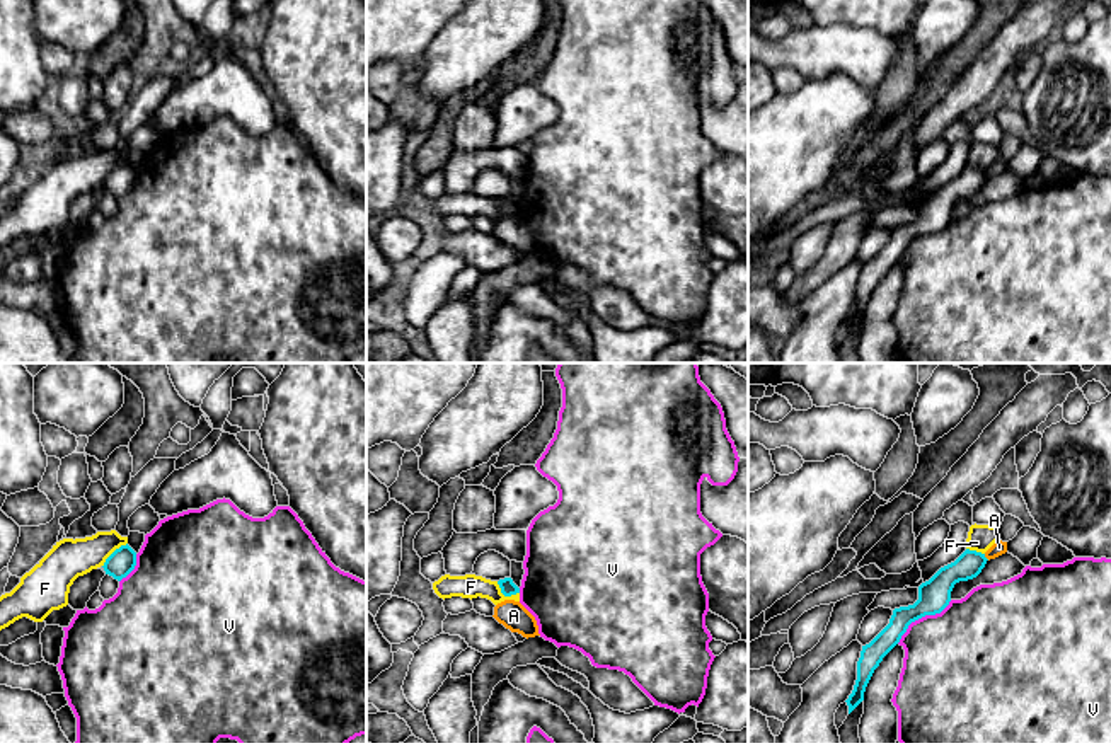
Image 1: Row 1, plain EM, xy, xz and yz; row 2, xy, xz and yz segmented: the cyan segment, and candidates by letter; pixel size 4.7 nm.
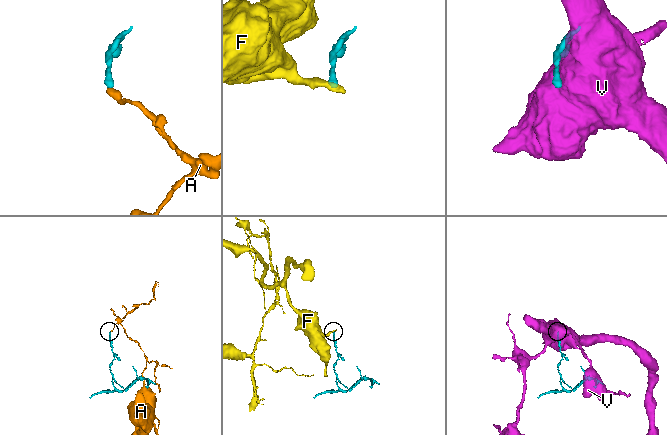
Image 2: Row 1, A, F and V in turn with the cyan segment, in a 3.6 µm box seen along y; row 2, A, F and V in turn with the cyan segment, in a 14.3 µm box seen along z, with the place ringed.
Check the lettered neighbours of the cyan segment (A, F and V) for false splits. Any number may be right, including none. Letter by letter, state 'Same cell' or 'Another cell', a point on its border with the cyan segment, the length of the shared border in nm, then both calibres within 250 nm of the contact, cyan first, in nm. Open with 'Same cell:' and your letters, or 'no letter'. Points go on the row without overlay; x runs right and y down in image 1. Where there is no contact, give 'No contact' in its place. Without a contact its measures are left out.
Same cell: no letter
A: Another cell. Touches cyan at yz (985, 176). Shared border 40 nm. Thickness 120 nm (cyan) against 70 nm
F: Another cell. Touches cyan at xz (505, 213). Shared border 130 nm. Thickness 70 nm (cyan) against 110 nm
V: Another cell. Touches cyan at yz (921, 236). Shared border 340 nm. Thickness 160 nm (cyan) against 460 nm

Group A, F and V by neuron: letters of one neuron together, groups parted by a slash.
A / F / V

